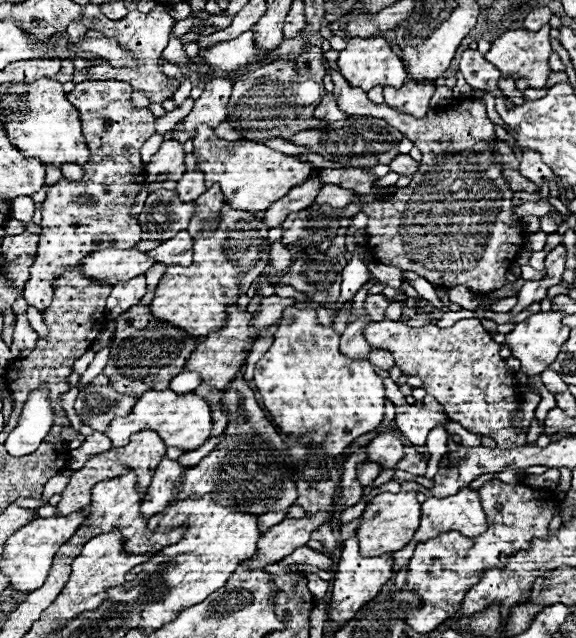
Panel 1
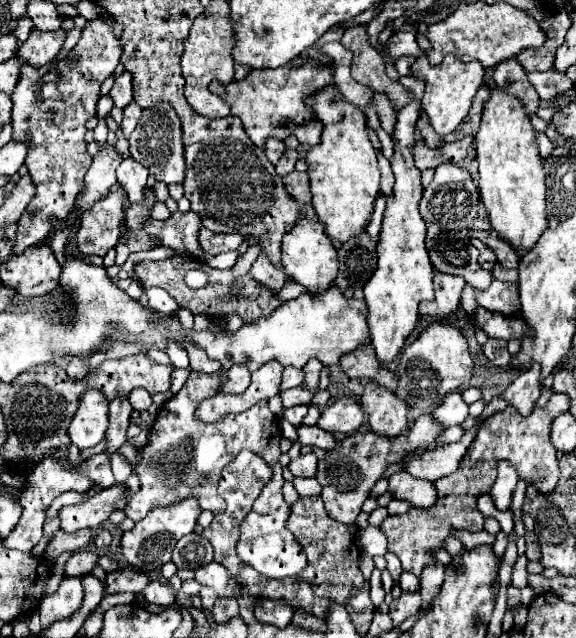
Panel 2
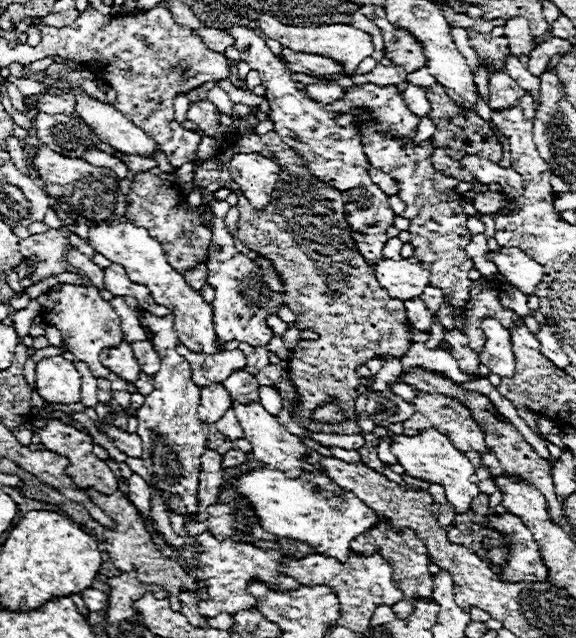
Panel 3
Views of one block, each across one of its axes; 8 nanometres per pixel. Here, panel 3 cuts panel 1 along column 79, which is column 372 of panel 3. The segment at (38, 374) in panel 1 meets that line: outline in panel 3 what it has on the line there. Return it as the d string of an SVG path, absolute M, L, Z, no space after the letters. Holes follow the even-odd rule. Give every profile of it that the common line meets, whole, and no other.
M274 130L262 138L254 132L238 136L238 140L222 154L222 170L218 170L212 160L198 168L194 166L194 186L204 192L214 192L222 186L234 190L230 160L234 154L244 152L258 152L280 164L280 180L276 182L272 200L262 212L252 208L239 190L234 191L240 210L238 236L250 250L270 258L276 272L280 272L286 292L284 302L296 314L300 322L298 328L318 334L316 340L298 342L292 350L288 374L298 394L294 412L298 418L294 420L310 432L352 434L352 428L320 426L308 416L320 402L330 398L338 398L342 402L346 398L346 370L354 372L376 356L402 358L408 352L412 346L412 334L406 324L404 302L390 298L390 294L378 284L372 266L368 266L358 252L342 210L342 200L330 194L336 190L308 172L304 160L288 148ZM272 210L278 210L278 218L272 218ZM300 362L312 368L300 368Z

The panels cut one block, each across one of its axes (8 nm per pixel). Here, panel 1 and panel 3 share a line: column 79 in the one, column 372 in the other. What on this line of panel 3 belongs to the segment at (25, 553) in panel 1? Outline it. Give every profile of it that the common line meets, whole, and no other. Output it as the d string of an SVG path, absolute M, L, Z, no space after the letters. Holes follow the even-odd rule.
M258 468L242 474L234 488L250 500L266 532L272 532L280 538L304 542L312 546L318 554L332 556L338 562L348 560L348 556L352 554L350 542L358 534L364 534L366 530L378 526L382 520L352 492L342 490L336 482L332 482L318 470L302 474L300 478L288 478L280 470L276 472L268 468Z

